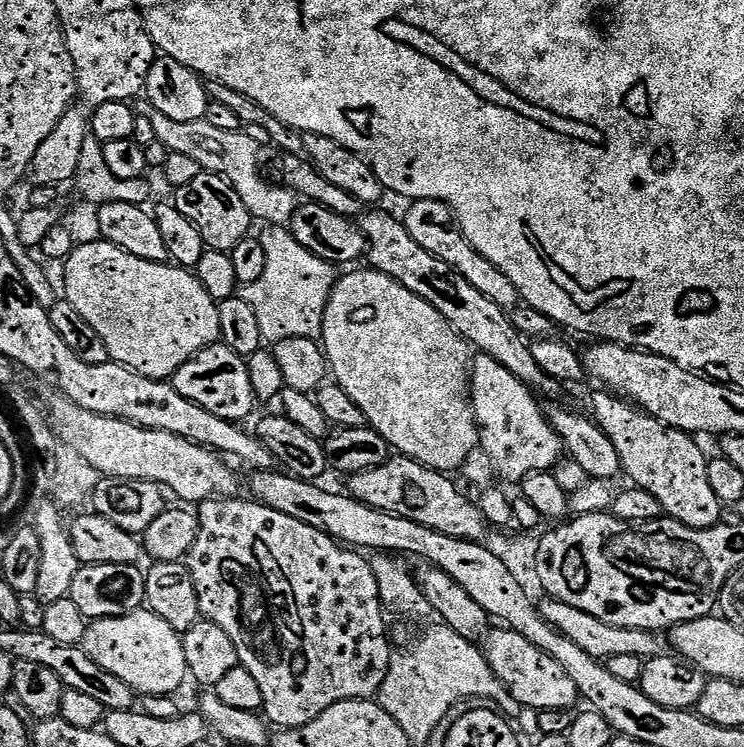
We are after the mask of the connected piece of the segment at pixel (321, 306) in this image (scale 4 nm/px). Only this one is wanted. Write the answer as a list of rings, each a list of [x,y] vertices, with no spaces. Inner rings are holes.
[[[268,226],[259,233],[258,239],[262,242],[262,250],[266,250],[266,270],[262,270],[262,278],[258,282],[250,282],[239,289],[238,294],[254,310],[258,317],[258,327],[262,329],[262,338],[265,342],[275,342],[286,338],[310,338],[319,341],[324,335],[324,311],[332,293],[332,287],[338,279],[338,272],[333,265],[326,263],[322,258],[310,254],[306,246],[298,246],[292,237],[291,231],[284,226]]]

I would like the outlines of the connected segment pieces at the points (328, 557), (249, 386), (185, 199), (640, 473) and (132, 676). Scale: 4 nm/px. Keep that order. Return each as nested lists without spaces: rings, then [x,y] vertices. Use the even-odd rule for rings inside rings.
[[[221,498],[206,500],[199,505],[198,538],[194,538],[194,546],[188,551],[186,563],[190,570],[190,578],[194,578],[194,590],[198,590],[198,606],[203,619],[214,626],[222,626],[226,630],[230,642],[234,642],[234,650],[238,650],[239,667],[250,670],[250,674],[262,686],[264,699],[263,715],[269,725],[280,730],[301,728],[320,712],[325,712],[343,700],[367,700],[375,697],[380,691],[382,682],[386,682],[386,670],[390,670],[390,662],[394,655],[394,648],[388,645],[388,628],[384,625],[385,609],[380,603],[378,582],[374,582],[374,570],[367,559],[363,560],[359,551],[353,550],[320,532],[314,526],[306,526],[306,522],[298,522],[298,518],[290,518],[255,499]]]
[[[222,342],[203,348],[194,358],[190,358],[177,372],[170,378],[174,390],[182,394],[182,398],[190,398],[202,410],[210,410],[223,420],[233,422],[244,422],[244,419],[252,412],[252,407],[258,404],[256,388],[251,382],[248,373],[248,361],[245,357],[234,354],[230,346]]]
[[[202,170],[194,182],[176,188],[174,194],[176,209],[186,214],[194,226],[198,226],[198,234],[202,234],[205,249],[230,254],[234,246],[238,246],[238,242],[245,240],[253,231],[254,221],[246,210],[246,202],[238,198],[238,190],[234,190],[232,183],[218,174]]]
[[[599,390],[592,396],[594,419],[600,429],[614,442],[614,450],[618,450],[620,467],[623,475],[629,476],[631,483],[637,488],[646,490],[658,498],[664,508],[664,516],[685,524],[691,528],[712,528],[721,523],[722,505],[714,490],[710,487],[708,473],[709,457],[695,444],[693,437],[687,432],[679,432],[677,428],[667,428],[662,421],[654,419],[639,407],[633,406],[627,399],[608,390]]]
[[[147,610],[91,621],[82,647],[102,670],[110,670],[114,678],[122,678],[137,694],[171,697],[189,679],[181,633]]]

